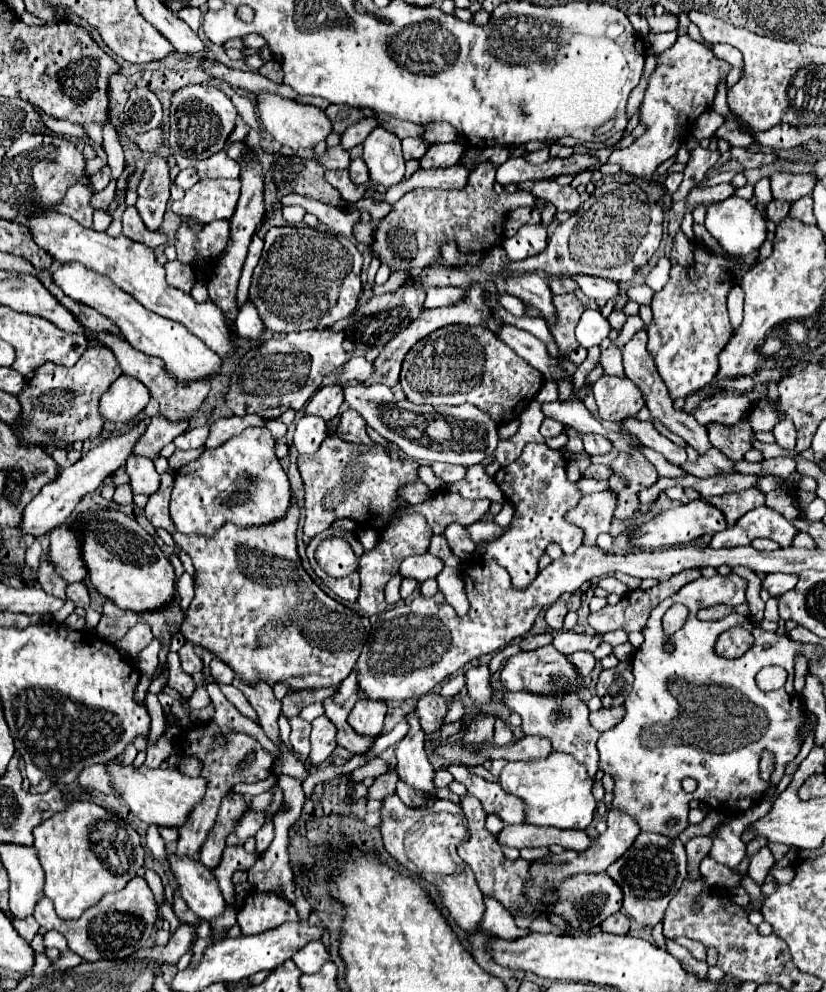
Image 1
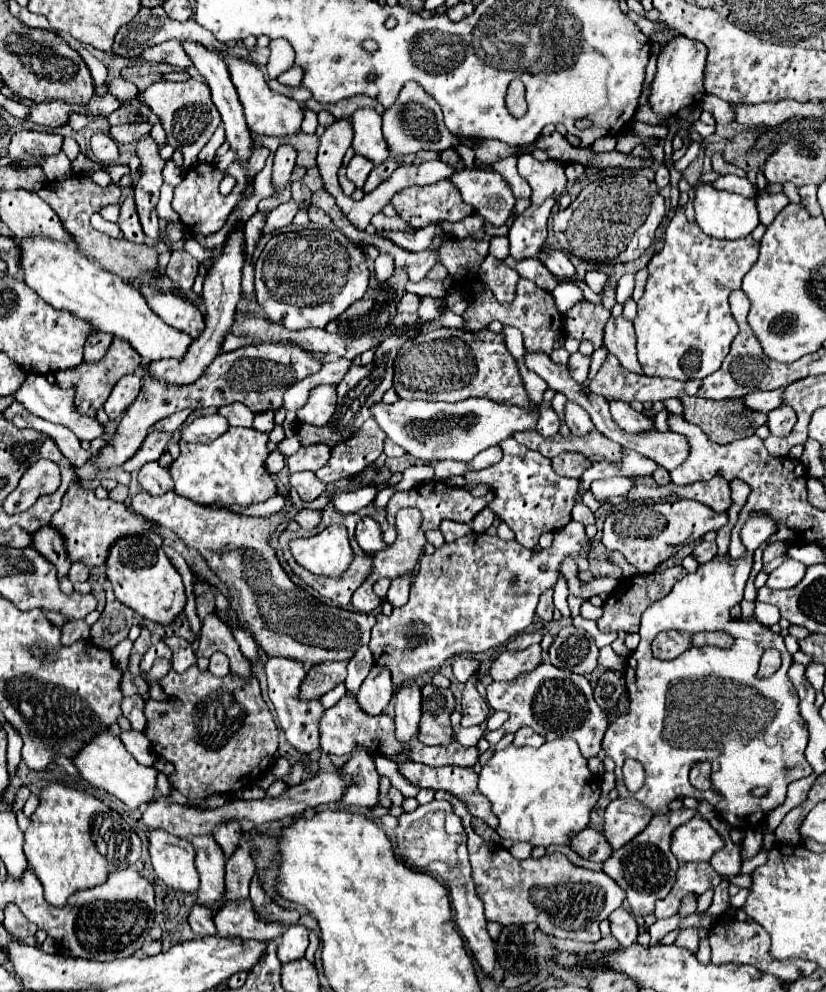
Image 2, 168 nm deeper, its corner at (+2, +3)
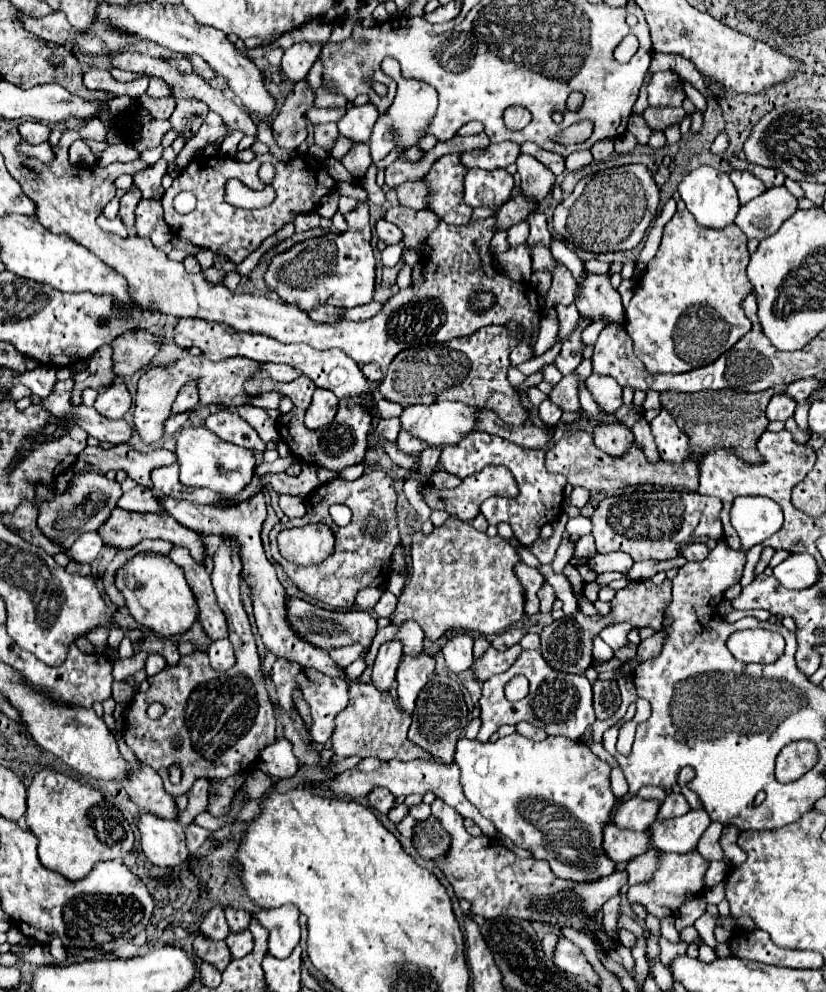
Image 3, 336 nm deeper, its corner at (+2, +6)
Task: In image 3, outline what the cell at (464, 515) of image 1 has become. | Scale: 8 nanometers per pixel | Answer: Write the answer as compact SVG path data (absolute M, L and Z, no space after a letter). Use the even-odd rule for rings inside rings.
M490 466L490 468L484 468L482 472L474 474L474 476L468 476L462 480L462 484L454 490L444 490L444 488L436 488L436 486L430 486L430 484L424 484L422 490L420 490L424 502L432 508L432 510L444 510L460 520L472 520L478 512L480 512L480 504L490 498L490 496L516 496L518 494L518 488L514 484L514 476L512 472L506 468L506 466Z

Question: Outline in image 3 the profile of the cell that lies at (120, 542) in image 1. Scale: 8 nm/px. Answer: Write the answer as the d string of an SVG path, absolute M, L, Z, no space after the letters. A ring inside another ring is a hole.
M138 552L116 572L116 588L122 592L126 606L140 626L154 630L158 636L186 632L198 616L198 606L182 568L168 556L156 552Z

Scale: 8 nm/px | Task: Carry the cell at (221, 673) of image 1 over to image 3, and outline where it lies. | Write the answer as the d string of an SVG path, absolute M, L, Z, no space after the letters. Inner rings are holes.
M230 640L212 642L208 648L208 658L214 670L230 670L234 666L234 650Z

